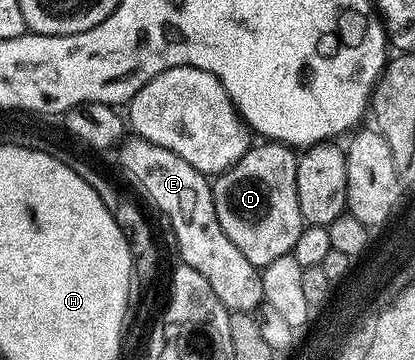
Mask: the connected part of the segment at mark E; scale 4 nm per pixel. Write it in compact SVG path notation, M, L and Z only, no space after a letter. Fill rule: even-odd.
M124 139L118 145L118 152L120 166L135 179L136 186L143 188L144 194L167 215L175 231L175 240L179 243L178 259L197 270L197 274L209 282L213 294L217 294L228 312L254 313L264 303L261 275L249 262L249 258L245 258L245 254L241 254L241 250L229 242L229 234L221 230L208 177L189 166L185 158L177 158L173 150L165 150L148 140Z

